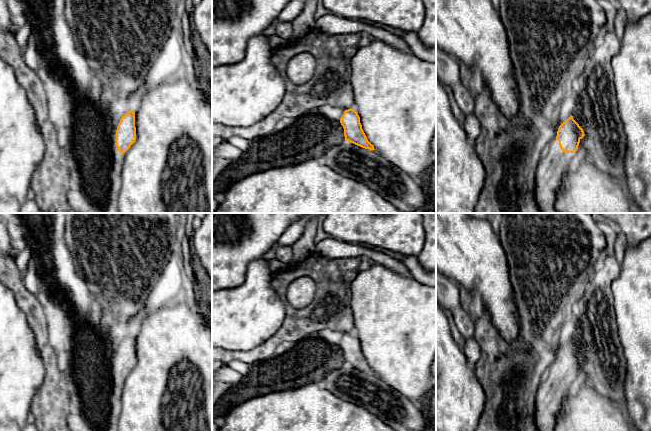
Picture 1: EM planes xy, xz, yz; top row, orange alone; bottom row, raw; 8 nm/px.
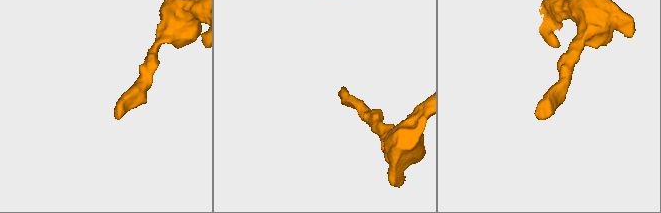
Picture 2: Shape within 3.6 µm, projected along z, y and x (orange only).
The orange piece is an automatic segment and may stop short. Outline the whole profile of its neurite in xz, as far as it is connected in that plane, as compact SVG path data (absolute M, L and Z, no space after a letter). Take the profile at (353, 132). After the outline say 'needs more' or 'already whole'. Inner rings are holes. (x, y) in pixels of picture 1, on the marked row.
M330 105L321 106L310 111L314 114L322 114L331 121L337 120L344 128L345 140L365 149L375 150L368 141L360 123L360 117L354 109L343 110Z; needs more

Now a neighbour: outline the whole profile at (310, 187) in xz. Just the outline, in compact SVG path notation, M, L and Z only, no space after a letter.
M308 159L298 165L282 166L272 168L264 172L252 174L247 176L235 184L233 184L225 193L225 200L221 202L214 213L402 213L394 205L385 200L375 191L369 189L365 185L353 181L349 178L345 178L342 175L333 171L327 165L320 164L317 159Z

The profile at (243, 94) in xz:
M252 37L245 57L235 64L212 67L212 122L225 126L252 126L281 103L285 94L285 81L272 63L273 48L268 37Z

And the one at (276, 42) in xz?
M276 35L268 37L269 43L273 50L286 47L289 44L289 40L282 39Z

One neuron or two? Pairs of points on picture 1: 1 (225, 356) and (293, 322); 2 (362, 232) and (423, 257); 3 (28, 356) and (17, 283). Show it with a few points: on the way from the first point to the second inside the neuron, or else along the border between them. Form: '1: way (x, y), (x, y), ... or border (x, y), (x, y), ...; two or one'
1: way (242, 355), (261, 353), (276, 339); one
2: border (425, 238), (423, 248), (417, 256); two
3: border (10, 289), (32, 331); two

